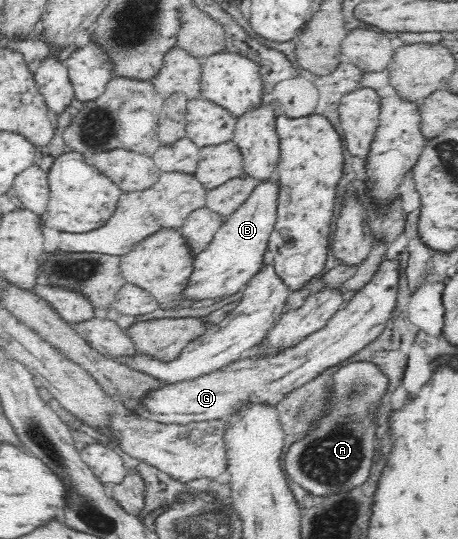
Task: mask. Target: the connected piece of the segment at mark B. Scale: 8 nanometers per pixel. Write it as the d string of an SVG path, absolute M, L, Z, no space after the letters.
M274 179L258 183L250 199L242 201L233 215L224 218L212 241L194 256L193 270L183 295L195 301L228 295L238 297L249 280L260 271L270 233L276 223L276 205L278 183Z

